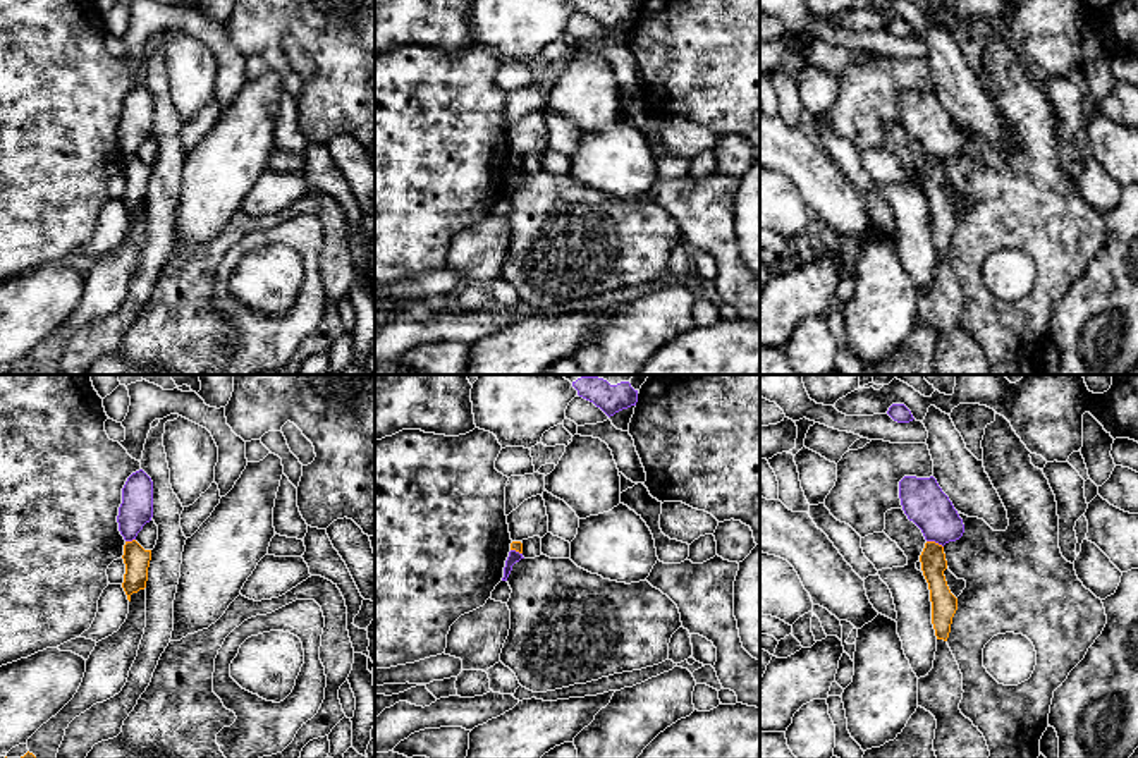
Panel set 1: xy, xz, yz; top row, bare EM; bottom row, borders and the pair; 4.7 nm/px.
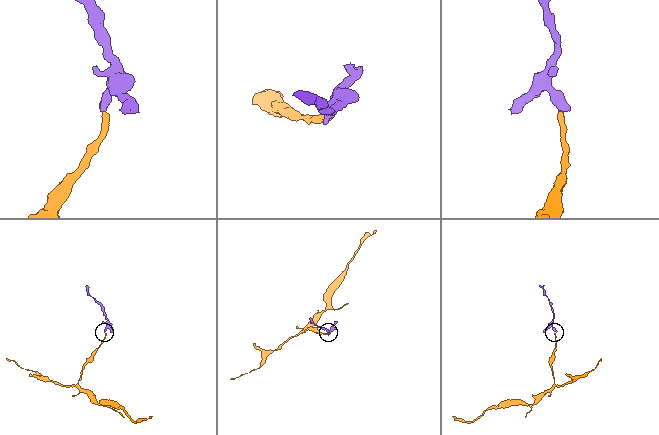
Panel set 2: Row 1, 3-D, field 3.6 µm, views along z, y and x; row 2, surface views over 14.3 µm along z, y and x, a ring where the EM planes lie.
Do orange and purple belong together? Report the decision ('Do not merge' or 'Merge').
Do not merge

